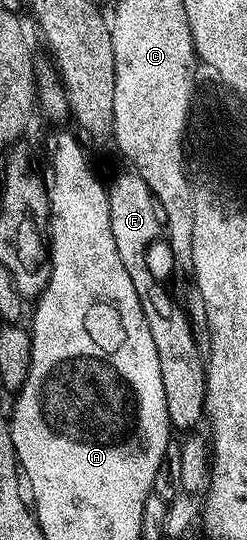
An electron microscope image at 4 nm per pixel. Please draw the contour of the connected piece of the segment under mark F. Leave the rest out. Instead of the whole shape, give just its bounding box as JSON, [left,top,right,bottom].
[108,176,205,432]

